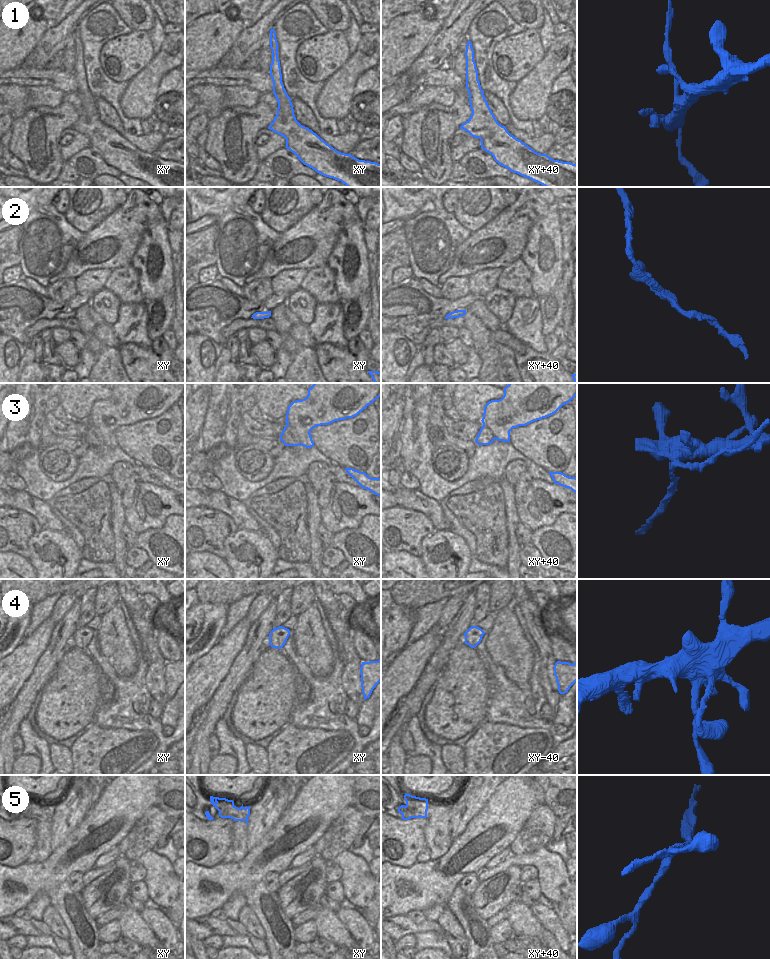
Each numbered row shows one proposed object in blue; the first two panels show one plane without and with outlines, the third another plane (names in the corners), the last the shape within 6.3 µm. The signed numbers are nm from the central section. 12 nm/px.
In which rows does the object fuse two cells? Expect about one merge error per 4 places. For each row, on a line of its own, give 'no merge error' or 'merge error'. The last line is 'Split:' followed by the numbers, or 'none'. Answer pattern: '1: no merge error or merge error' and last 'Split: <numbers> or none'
1: merge error
2: no merge error
3: merge error
4: merge error
5: merge error
Split: 1, 3, 4, 5

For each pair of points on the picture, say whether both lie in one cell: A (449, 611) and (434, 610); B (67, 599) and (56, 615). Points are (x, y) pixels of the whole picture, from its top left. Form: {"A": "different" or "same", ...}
{"A": "different", "B": "same"}

